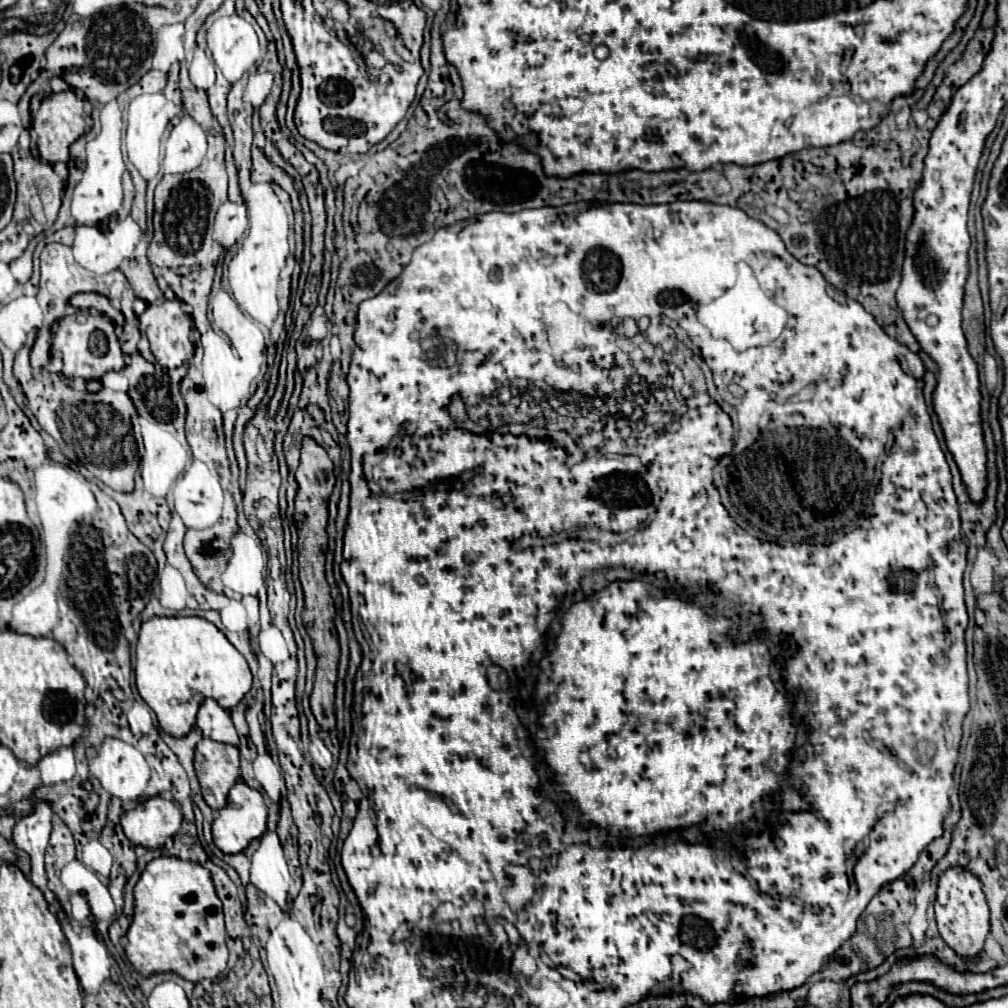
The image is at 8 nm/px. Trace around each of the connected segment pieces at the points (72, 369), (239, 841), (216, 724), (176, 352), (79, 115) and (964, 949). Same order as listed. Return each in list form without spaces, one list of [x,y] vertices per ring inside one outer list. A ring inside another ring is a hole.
[[[90,309],[78,310],[73,315],[66,315],[58,321],[58,329],[54,331],[54,343],[52,343],[52,351],[60,353],[62,355],[62,361],[64,361],[64,367],[62,367],[62,373],[66,377],[84,377],[86,381],[90,379],[100,379],[106,371],[110,369],[122,369],[124,367],[124,353],[120,349],[120,343],[114,335],[114,325],[110,319],[106,319],[104,315],[94,315],[94,312],[90,313]],[[94,329],[100,329],[106,339],[108,339],[108,351],[104,355],[94,355],[90,351],[90,335]]]
[[[238,781],[230,789],[226,805],[216,811],[216,819],[212,823],[212,837],[214,837],[216,847],[224,853],[244,851],[252,839],[260,837],[266,831],[266,817],[268,817],[268,807],[264,805],[264,799],[262,799],[260,791],[252,789],[244,781]]]
[[[204,699],[198,709],[198,721],[204,737],[210,737],[214,741],[238,745],[238,733],[230,721],[230,715],[224,707],[220,707],[214,699]]]
[[[178,299],[176,301],[162,301],[162,303],[148,305],[146,311],[140,315],[140,331],[148,337],[150,349],[154,353],[156,361],[162,367],[168,367],[168,369],[180,367],[186,361],[186,358],[192,359],[194,347],[190,341],[190,329],[192,329],[192,319],[180,309],[180,301]]]
[[[72,89],[62,91],[62,93],[52,93],[48,97],[42,99],[42,105],[34,117],[32,129],[38,133],[38,151],[40,151],[40,159],[44,159],[46,163],[66,163],[70,157],[70,145],[84,135],[86,129],[86,113],[84,113],[84,101],[76,97],[76,93]]]
[[[962,867],[948,869],[940,875],[938,897],[936,897],[936,923],[944,943],[956,951],[956,955],[966,959],[976,959],[984,951],[984,941],[990,933],[990,909],[982,893],[980,881]]]

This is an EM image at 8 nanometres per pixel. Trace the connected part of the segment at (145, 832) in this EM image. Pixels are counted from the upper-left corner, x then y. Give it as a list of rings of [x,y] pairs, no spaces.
[[[150,797],[138,807],[124,811],[120,825],[134,845],[148,849],[162,847],[164,841],[178,833],[182,823],[182,809],[176,801],[164,797]]]

